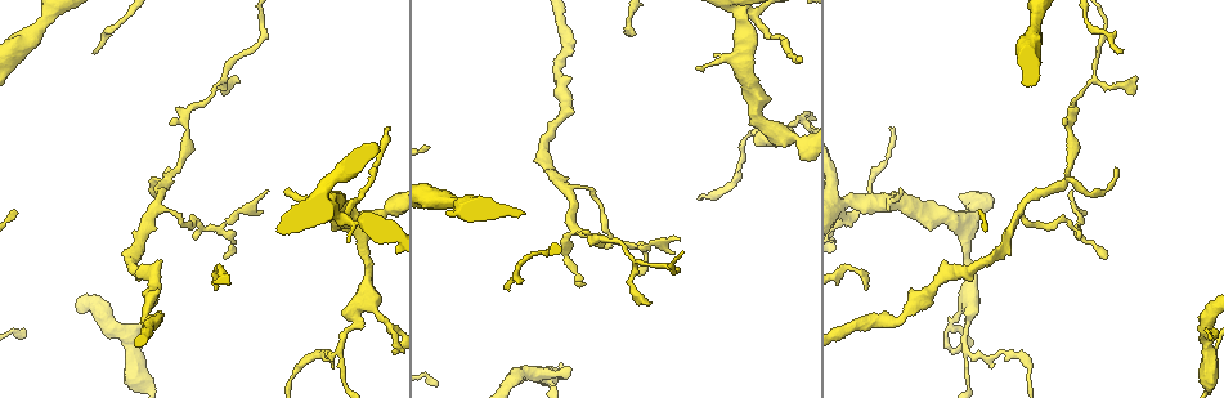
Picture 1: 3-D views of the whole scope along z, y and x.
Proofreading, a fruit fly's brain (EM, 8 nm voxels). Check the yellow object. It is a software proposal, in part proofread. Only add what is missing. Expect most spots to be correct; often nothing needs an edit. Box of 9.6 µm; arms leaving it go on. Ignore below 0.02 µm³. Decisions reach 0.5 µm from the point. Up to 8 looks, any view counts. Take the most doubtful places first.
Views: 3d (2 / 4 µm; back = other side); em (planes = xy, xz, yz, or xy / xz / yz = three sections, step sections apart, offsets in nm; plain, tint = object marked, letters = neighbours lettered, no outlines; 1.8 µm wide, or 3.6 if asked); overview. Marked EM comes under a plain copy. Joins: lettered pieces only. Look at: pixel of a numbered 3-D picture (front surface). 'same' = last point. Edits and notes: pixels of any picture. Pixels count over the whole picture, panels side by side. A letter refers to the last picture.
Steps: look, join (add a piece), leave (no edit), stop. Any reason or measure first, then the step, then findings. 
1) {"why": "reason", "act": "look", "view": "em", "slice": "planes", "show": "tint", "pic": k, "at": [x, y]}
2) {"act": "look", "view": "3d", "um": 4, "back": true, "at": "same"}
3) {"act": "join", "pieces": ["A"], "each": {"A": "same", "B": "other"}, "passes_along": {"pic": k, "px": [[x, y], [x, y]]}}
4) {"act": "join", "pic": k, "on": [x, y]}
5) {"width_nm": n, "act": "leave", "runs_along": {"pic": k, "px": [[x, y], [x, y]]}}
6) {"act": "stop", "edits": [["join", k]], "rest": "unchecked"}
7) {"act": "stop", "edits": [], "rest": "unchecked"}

{"why": "free end", "act": "look", "view": "3d", "um": 4, "back": true, "pic": 1, "at": [900, 191]}

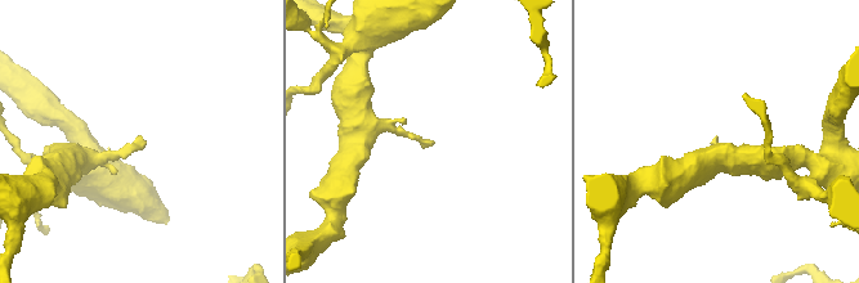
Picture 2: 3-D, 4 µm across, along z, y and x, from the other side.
{"act": "look", "view": "em", "slice": "yz", "step": 16, "show": "tint", "pic": 2, "at": [144, 144]}

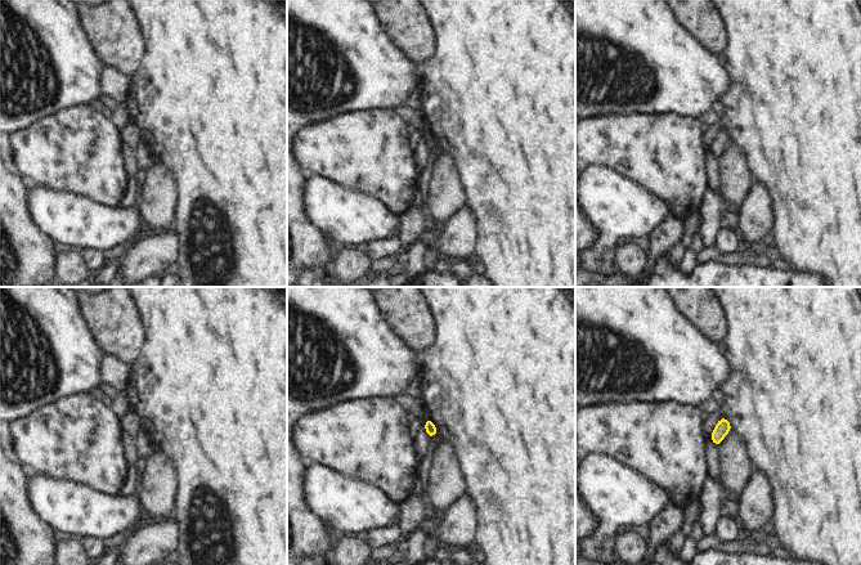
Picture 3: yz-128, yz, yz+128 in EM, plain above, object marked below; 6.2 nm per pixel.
{"why": "another direction", "act": "look", "view": "em", "slice": "planes", "show": "letters", "at": "same"}

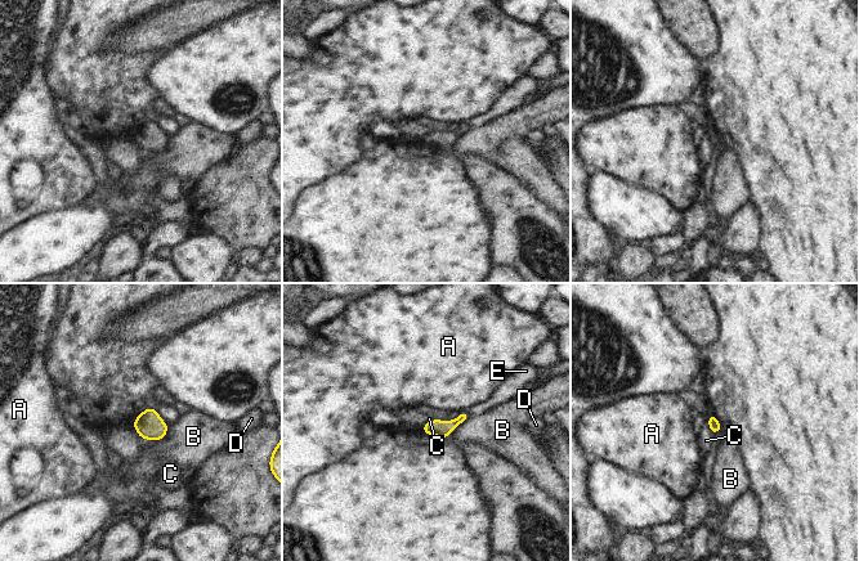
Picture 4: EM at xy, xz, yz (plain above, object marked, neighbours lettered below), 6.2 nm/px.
{"act": "leave", "each": {"A": "other", "B": "other", "C": "other", "D": "other", "E": "other"}, "border": {"pic": 4, "px": [[141, 436], [152, 440]]}, "found": "no lettered piece goes on from it"}

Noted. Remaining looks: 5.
{"why": "branch stops here", "act": "look", "view": "3d", "um": 4, "back": true, "pic": 1, "at": [649, 303]}

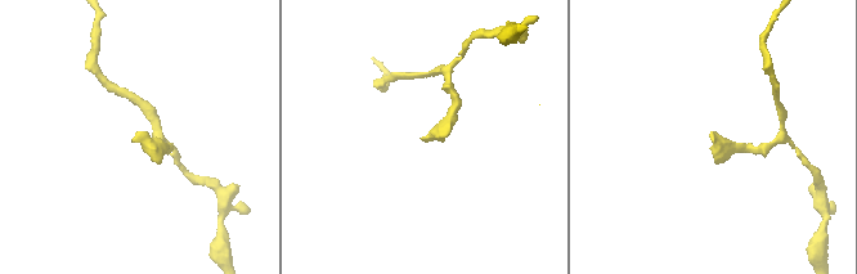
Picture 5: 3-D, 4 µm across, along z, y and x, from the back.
{"why": "shape alone is not enough", "act": "look", "view": "em", "slice": "yz", "step": 16, "show": "letters", "pic": 5, "at": [715, 136]}

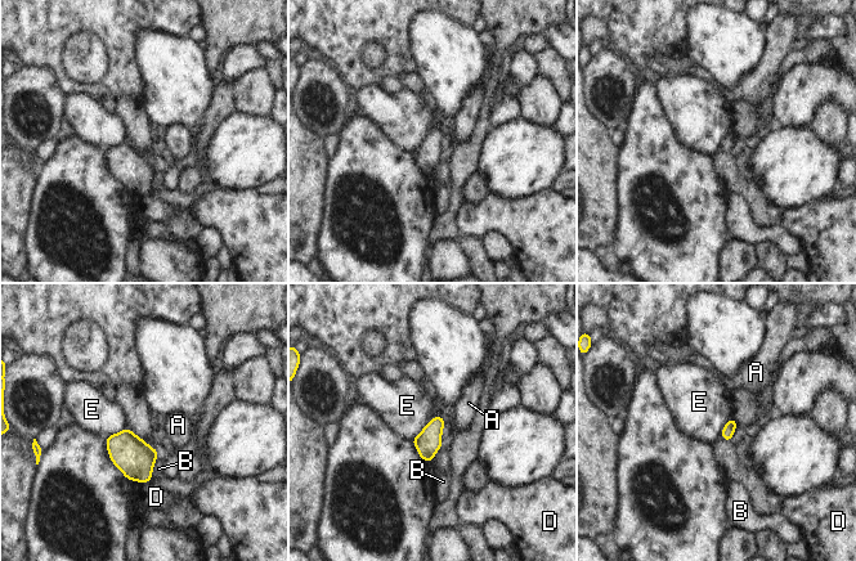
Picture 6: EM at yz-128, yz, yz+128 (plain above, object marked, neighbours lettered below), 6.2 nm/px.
{"why": "another direction", "act": "look", "view": "em", "slice": "planes", "show": "letters", "at": "same"}

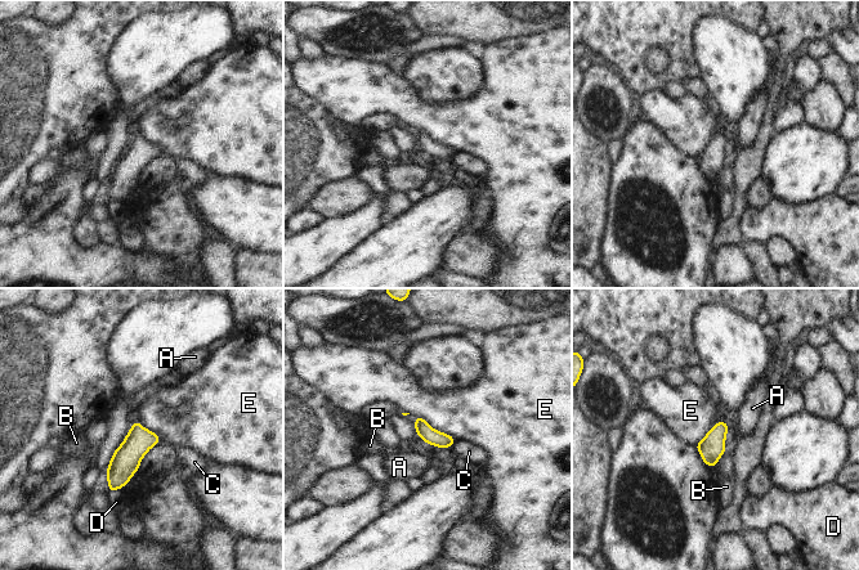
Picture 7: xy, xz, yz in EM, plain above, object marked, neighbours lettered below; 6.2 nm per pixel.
{"width_nm": 100, "longest_contact_nm": ["E", 300], "act": "leave", "each": {"A": "other", "B": "other", "C": "other", "D": "other", "E": "other"}, "found": "no lettered piece goes on from it"}

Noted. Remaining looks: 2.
{"why": "an open end", "act": "look", "view": "em", "slice": "planes", "show": "letters", "pic": 1, "at": [1115, 172]}

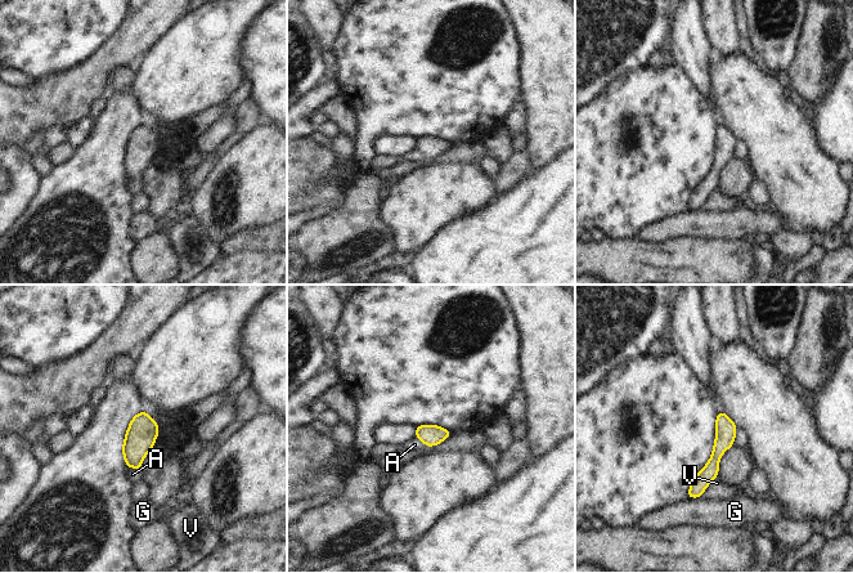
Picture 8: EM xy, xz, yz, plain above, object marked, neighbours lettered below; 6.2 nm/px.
{"longest_contact_nm": ["V", 160], "act": "leave", "each": {"A": "other", "G": "other", "V": "other"}, "border": {"pic": 8, "px": [[126, 465], [140, 471]]}, "found": "none of them fits"}

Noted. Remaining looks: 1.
{"act": "stop", "edits": [], "rest": "unchecked"}

